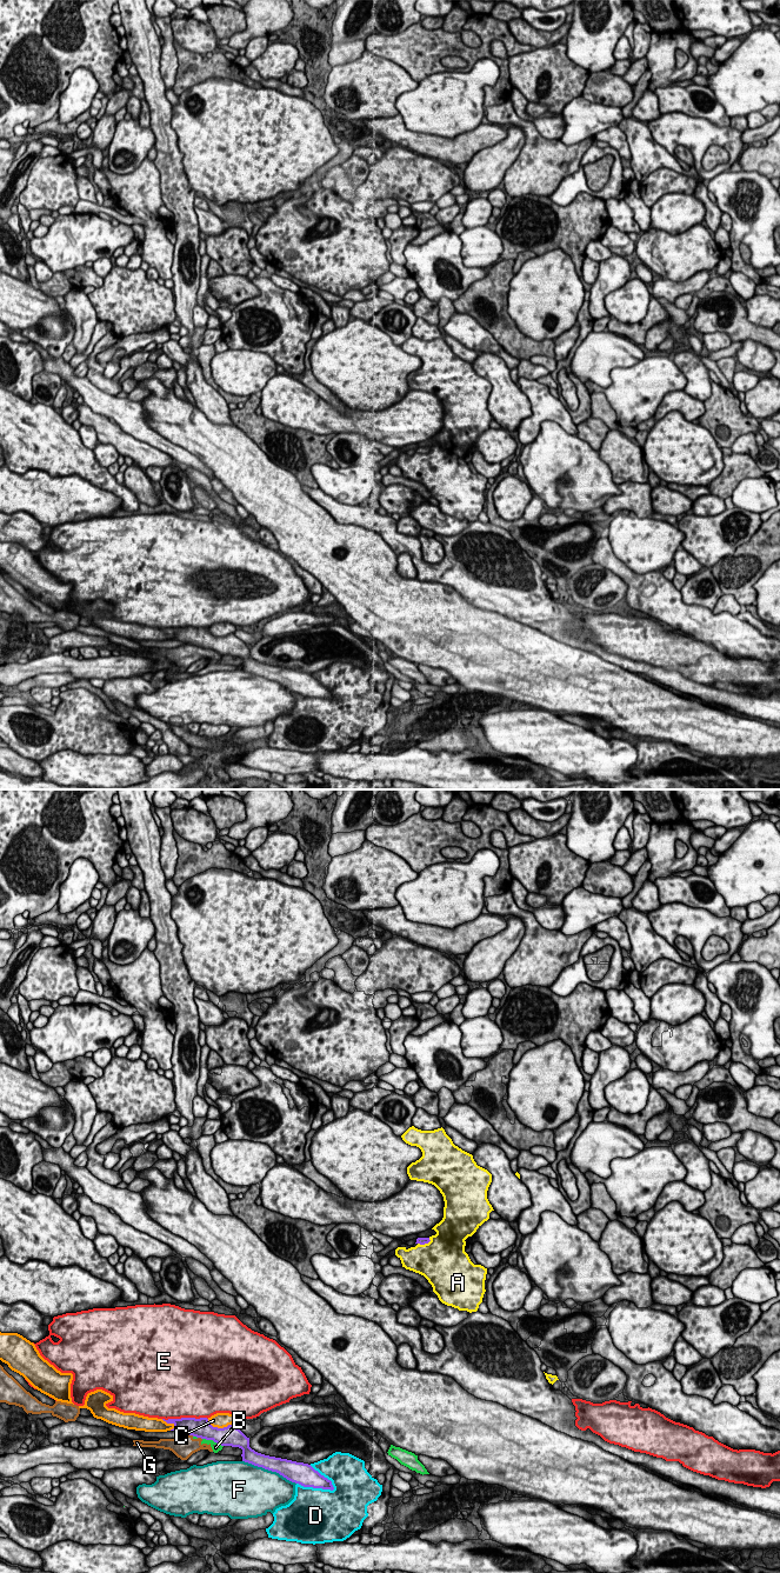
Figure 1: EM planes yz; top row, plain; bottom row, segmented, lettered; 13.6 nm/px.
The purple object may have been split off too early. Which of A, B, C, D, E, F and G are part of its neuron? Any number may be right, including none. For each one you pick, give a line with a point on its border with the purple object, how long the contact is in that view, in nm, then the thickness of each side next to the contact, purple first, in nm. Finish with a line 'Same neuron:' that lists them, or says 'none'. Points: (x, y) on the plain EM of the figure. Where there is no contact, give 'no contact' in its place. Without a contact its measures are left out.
Same neuron: none

